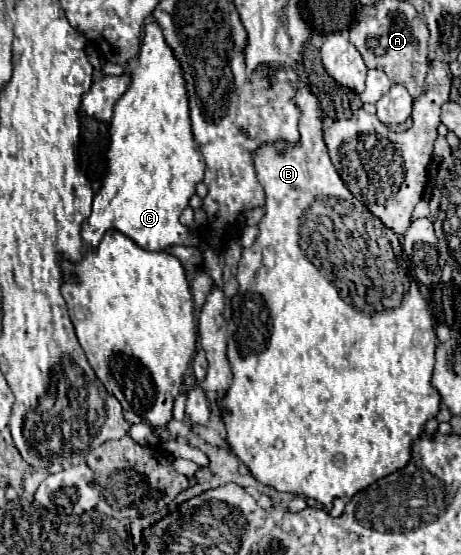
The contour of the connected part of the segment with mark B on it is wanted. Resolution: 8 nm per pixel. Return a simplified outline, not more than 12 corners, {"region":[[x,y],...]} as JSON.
{"region":[[324,113],[254,151],[226,441],[326,511],[438,415],[435,321]]}

